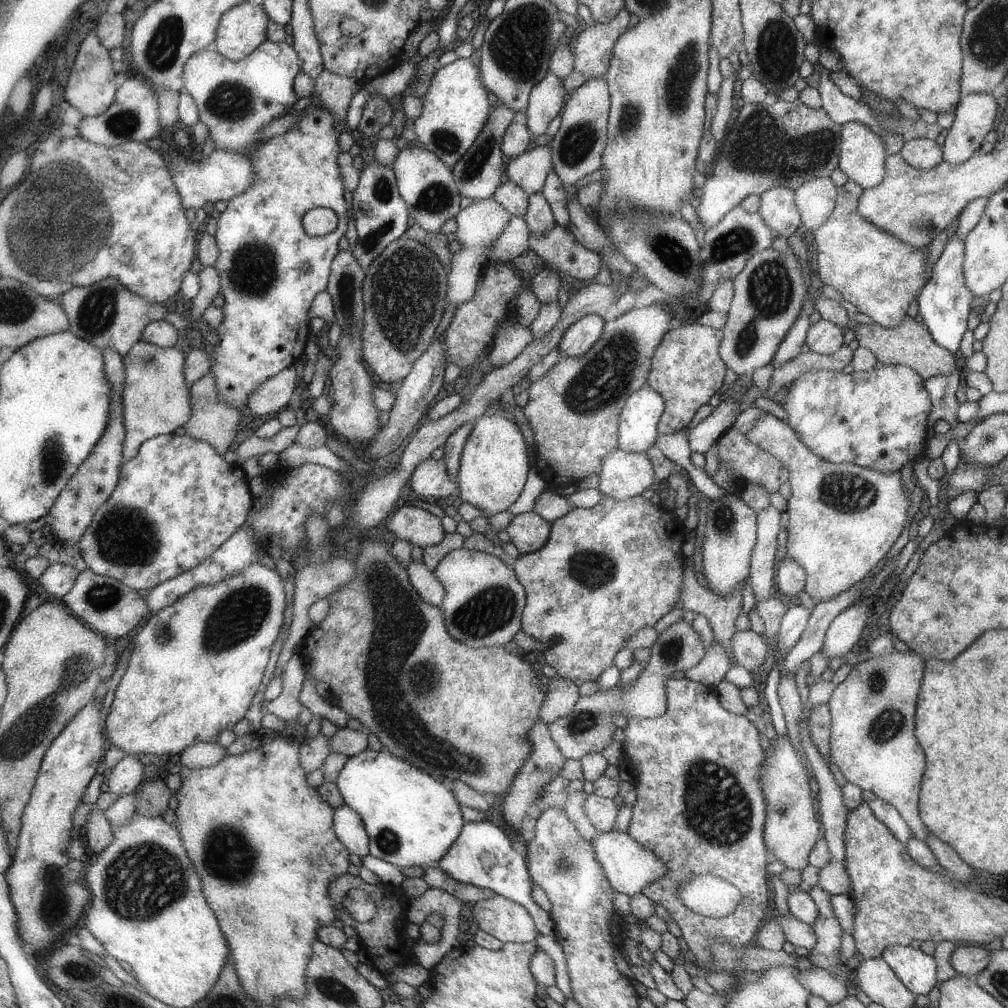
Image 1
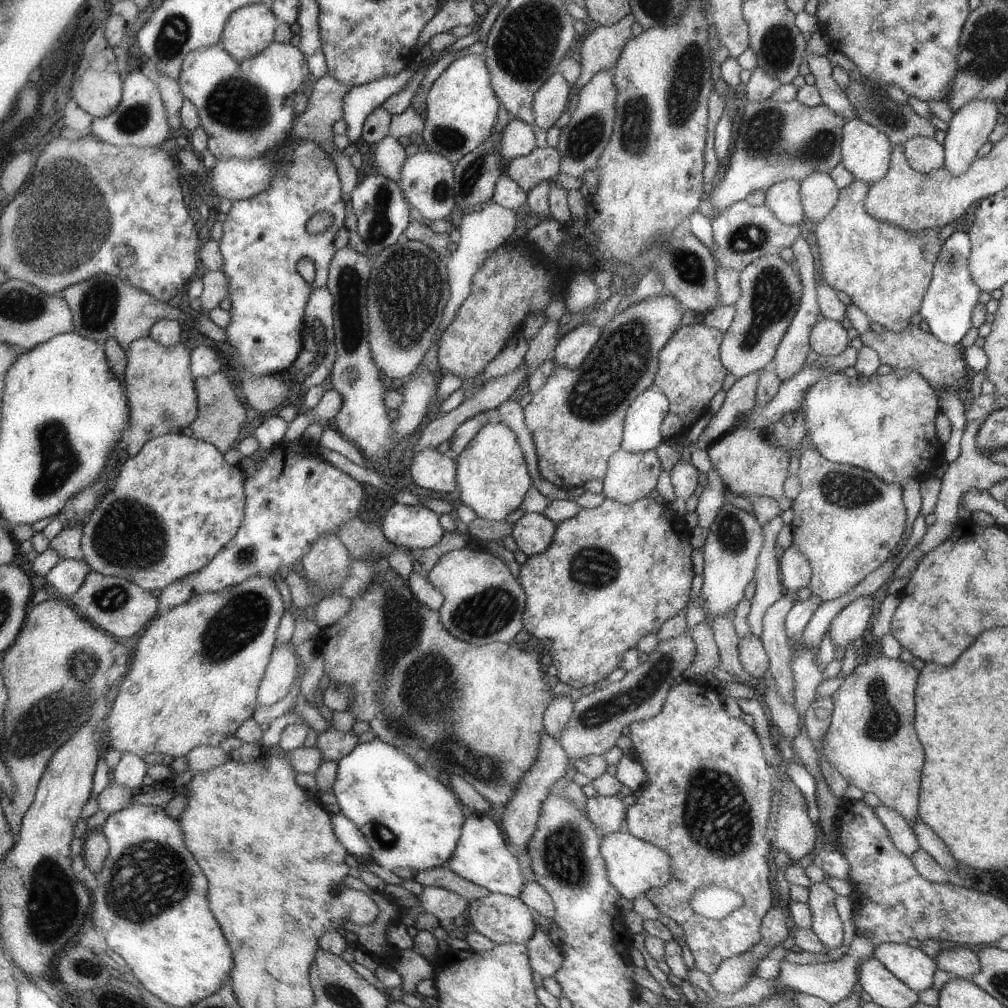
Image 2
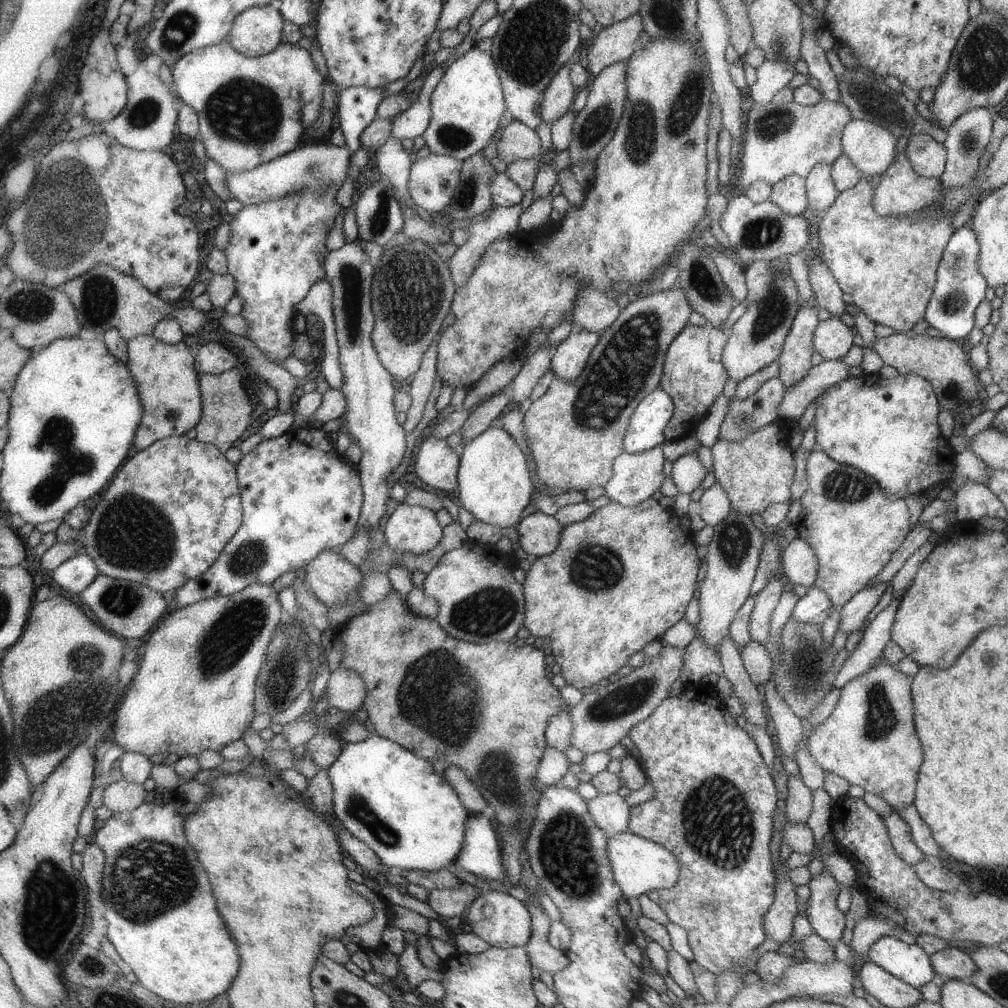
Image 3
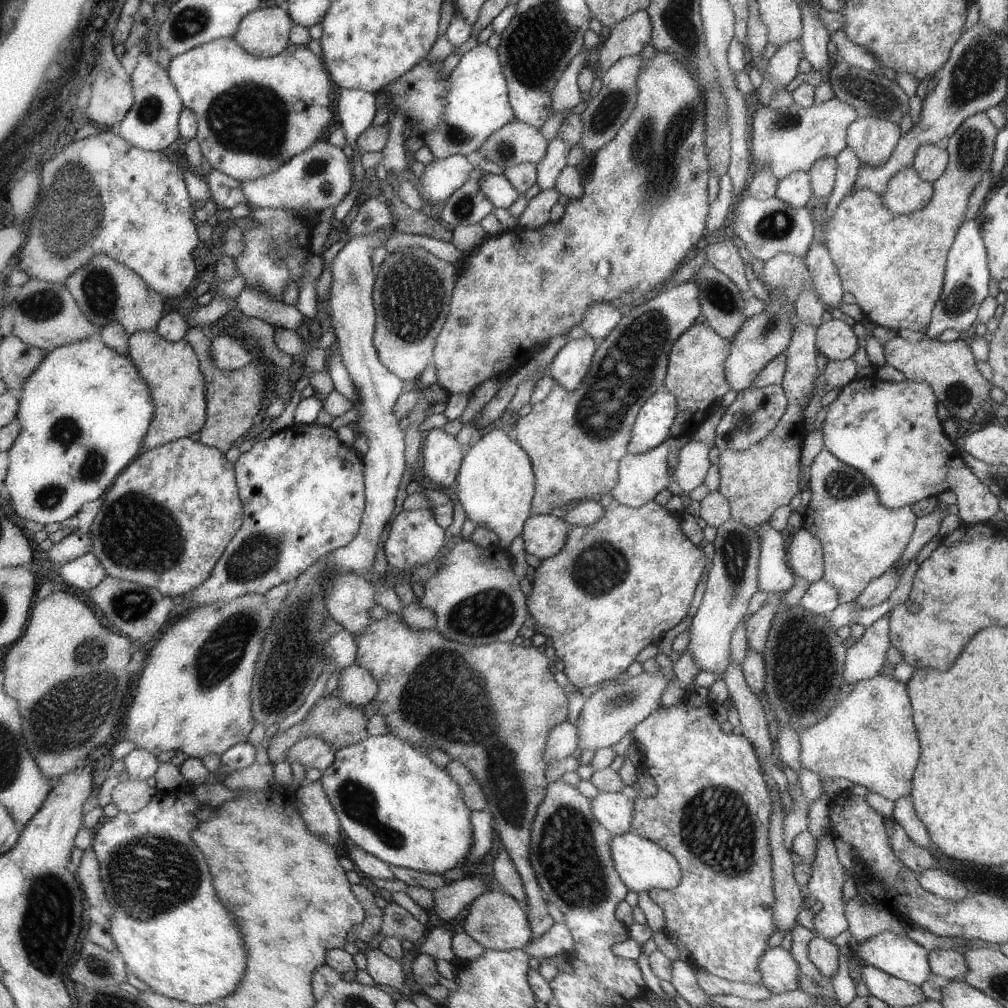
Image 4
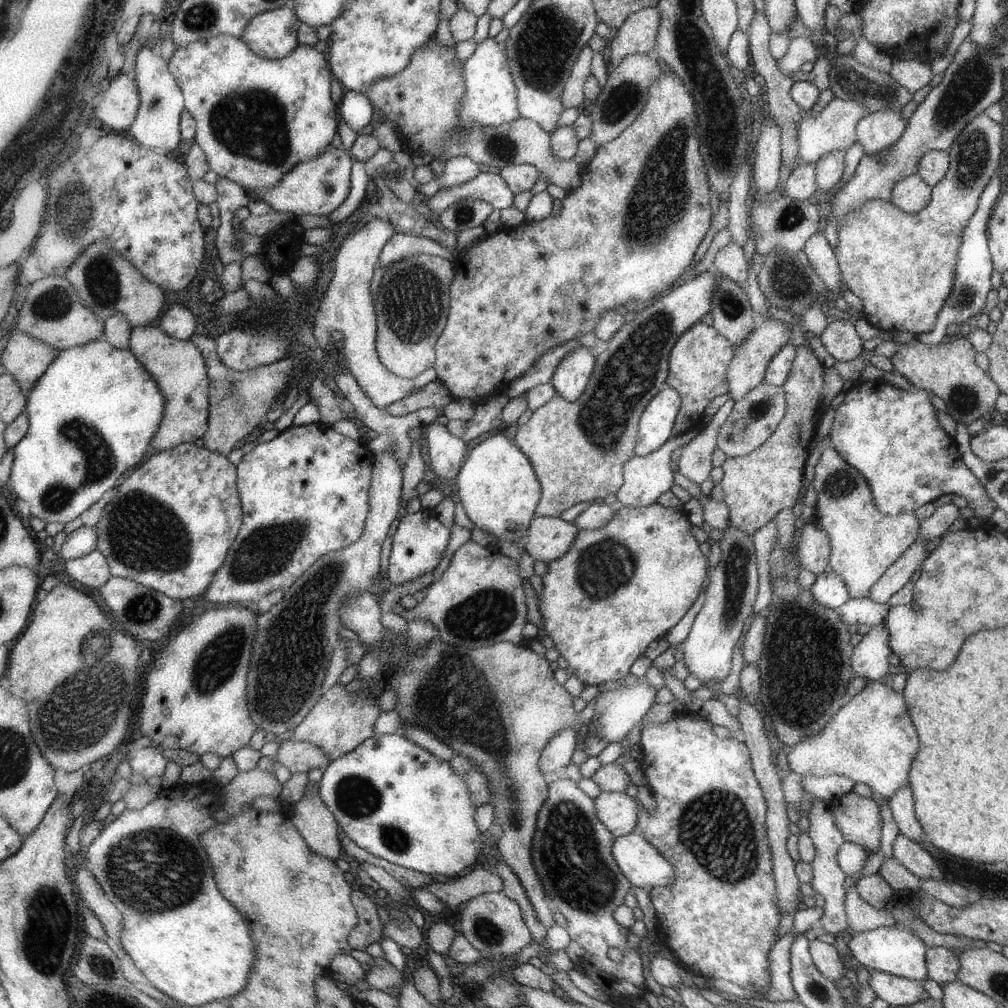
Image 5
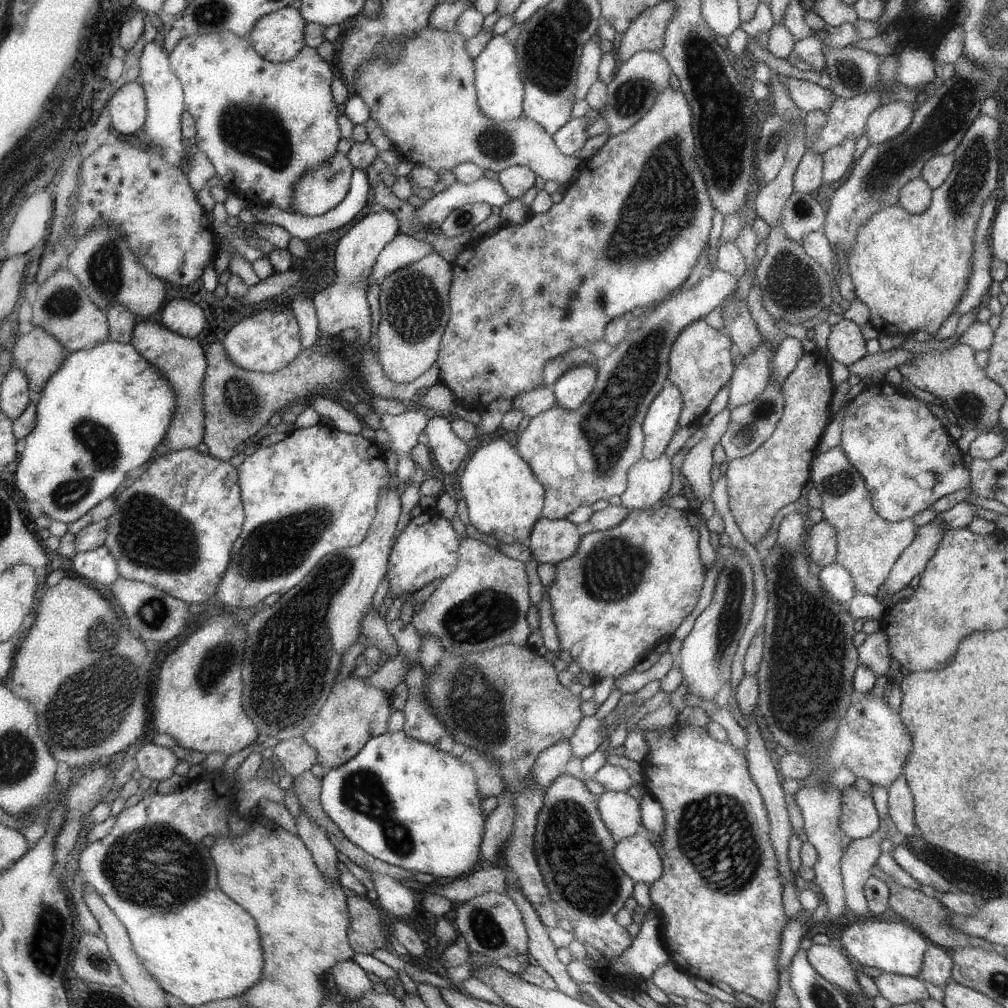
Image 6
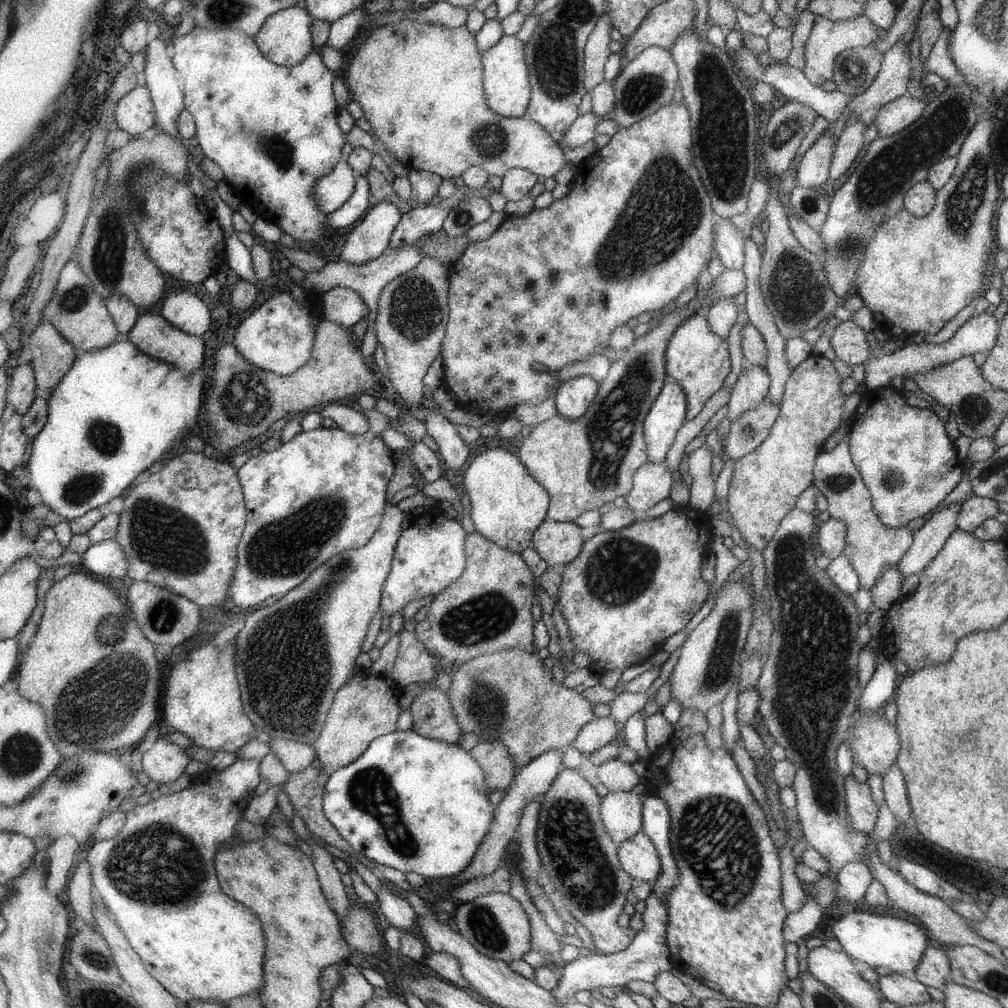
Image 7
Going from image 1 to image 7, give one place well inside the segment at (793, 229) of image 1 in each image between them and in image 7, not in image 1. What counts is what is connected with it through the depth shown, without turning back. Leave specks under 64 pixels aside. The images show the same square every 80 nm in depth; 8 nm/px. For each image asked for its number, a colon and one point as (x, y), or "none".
2: (783, 199)
3: (788, 194)
4: (794, 189)
5: (801, 183)
6: (807, 178)
7: (813, 168)

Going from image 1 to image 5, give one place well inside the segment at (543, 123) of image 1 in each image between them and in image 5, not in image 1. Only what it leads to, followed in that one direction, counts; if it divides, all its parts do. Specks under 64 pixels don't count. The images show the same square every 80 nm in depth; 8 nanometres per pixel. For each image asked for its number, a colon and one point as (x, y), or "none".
2: (551, 99)
3: (559, 93)
4: (566, 94)
5: (572, 95)

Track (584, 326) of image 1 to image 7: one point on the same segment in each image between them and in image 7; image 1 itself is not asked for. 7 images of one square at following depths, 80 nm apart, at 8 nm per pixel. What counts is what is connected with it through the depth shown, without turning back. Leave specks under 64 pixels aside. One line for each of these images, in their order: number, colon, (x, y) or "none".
2: (571, 349)
3: (567, 360)
4: (569, 366)
5: (571, 375)
6: (570, 390)
7: (572, 397)

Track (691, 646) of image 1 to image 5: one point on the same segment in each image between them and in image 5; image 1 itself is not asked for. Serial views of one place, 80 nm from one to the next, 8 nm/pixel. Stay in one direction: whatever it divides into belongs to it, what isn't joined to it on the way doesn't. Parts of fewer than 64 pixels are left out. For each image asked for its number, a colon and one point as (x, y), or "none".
2: (593, 727)
3: (600, 719)
4: (606, 716)
5: (616, 711)

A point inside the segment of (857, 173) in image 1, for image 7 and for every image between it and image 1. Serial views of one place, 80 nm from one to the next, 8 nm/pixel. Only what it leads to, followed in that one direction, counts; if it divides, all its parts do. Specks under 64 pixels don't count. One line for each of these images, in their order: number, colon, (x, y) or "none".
2: (865, 150)
3: (870, 147)
4: (872, 139)
5: (877, 130)
6: (889, 120)
7: (893, 117)

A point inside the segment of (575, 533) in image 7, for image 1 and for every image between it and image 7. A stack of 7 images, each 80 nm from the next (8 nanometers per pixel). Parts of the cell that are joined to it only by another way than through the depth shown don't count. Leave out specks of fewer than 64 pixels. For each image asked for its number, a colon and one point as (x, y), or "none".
1: (528, 532)
2: (532, 533)
3: (538, 534)
4: (543, 536)
5: (547, 538)
6: (551, 540)

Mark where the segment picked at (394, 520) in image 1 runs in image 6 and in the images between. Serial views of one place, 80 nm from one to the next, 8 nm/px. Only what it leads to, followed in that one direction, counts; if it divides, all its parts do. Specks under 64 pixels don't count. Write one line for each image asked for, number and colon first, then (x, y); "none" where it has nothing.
2: (413, 527)
3: (412, 529)
4: (415, 538)
5: (419, 542)
6: (426, 550)

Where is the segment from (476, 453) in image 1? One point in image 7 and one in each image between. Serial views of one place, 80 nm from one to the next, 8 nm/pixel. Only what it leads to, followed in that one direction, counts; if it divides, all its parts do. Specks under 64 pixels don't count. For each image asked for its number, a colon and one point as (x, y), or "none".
2: (492, 475)
3: (494, 486)
4: (494, 485)
5: (496, 486)
6: (504, 501)
7: (507, 504)

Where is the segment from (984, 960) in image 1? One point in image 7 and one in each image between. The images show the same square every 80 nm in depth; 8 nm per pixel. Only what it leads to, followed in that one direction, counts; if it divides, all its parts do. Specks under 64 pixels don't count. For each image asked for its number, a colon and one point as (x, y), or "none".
2: (960, 961)
3: (953, 961)
4: (950, 964)
5: (942, 964)
6: (936, 966)
7: (933, 970)

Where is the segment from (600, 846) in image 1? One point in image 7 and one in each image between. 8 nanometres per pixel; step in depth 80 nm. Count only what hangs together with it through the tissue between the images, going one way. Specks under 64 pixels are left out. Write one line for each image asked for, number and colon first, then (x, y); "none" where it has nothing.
2: (634, 866)
3: (638, 865)
4: (641, 865)
5: (640, 862)
6: (637, 855)
7: (639, 858)

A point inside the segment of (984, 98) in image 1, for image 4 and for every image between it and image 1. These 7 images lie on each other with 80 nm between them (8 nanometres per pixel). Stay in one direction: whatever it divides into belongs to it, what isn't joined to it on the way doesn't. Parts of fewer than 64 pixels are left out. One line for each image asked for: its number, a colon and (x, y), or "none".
2: (969, 126)
3: (966, 137)
4: (893, 265)

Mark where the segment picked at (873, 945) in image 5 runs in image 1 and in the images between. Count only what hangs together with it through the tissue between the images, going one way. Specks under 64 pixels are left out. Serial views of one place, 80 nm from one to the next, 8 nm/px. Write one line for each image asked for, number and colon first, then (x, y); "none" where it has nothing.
1: (916, 969)
2: (911, 965)
3: (910, 963)
4: (897, 955)

